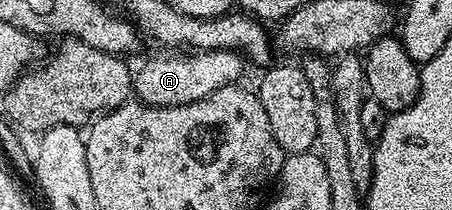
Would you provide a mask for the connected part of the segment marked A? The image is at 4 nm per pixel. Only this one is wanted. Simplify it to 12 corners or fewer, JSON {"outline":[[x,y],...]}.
{"outline":[[232,49],[158,57],[134,73],[141,105],[182,107],[237,84]]}

